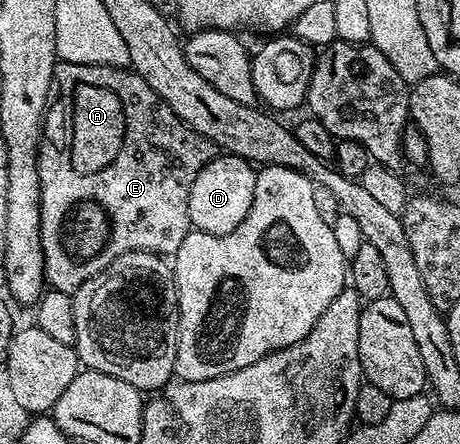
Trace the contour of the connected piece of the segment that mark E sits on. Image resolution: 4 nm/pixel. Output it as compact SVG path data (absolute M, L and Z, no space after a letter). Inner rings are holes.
M77 64L76 76L84 76L82 84L88 80L104 80L104 87L110 90L110 93L116 94L119 102L121 102L124 111L124 139L121 142L121 148L118 150L117 156L104 169L98 170L100 176L96 176L96 192L100 192L100 200L84 200L84 204L76 204L76 200L56 200L57 195L54 190L47 193L52 199L52 204L46 204L40 201L40 238L42 240L42 254L44 255L44 279L49 289L58 292L67 292L69 294L78 291L82 286L82 282L86 282L90 278L94 278L94 274L98 274L106 266L127 252L154 252L158 256L165 258L171 257L178 250L178 246L182 246L182 238L186 238L190 231L188 222L188 191L194 182L194 178L211 160L218 154L216 145L211 144L206 138L202 138L190 126L186 126L176 117L174 110L170 110L170 106L166 106L166 102L162 102L162 98L158 98L158 94L154 94L154 90L150 90L150 86L146 86L146 82L134 72L131 67L115 68L114 66L90 66L89 64Z

